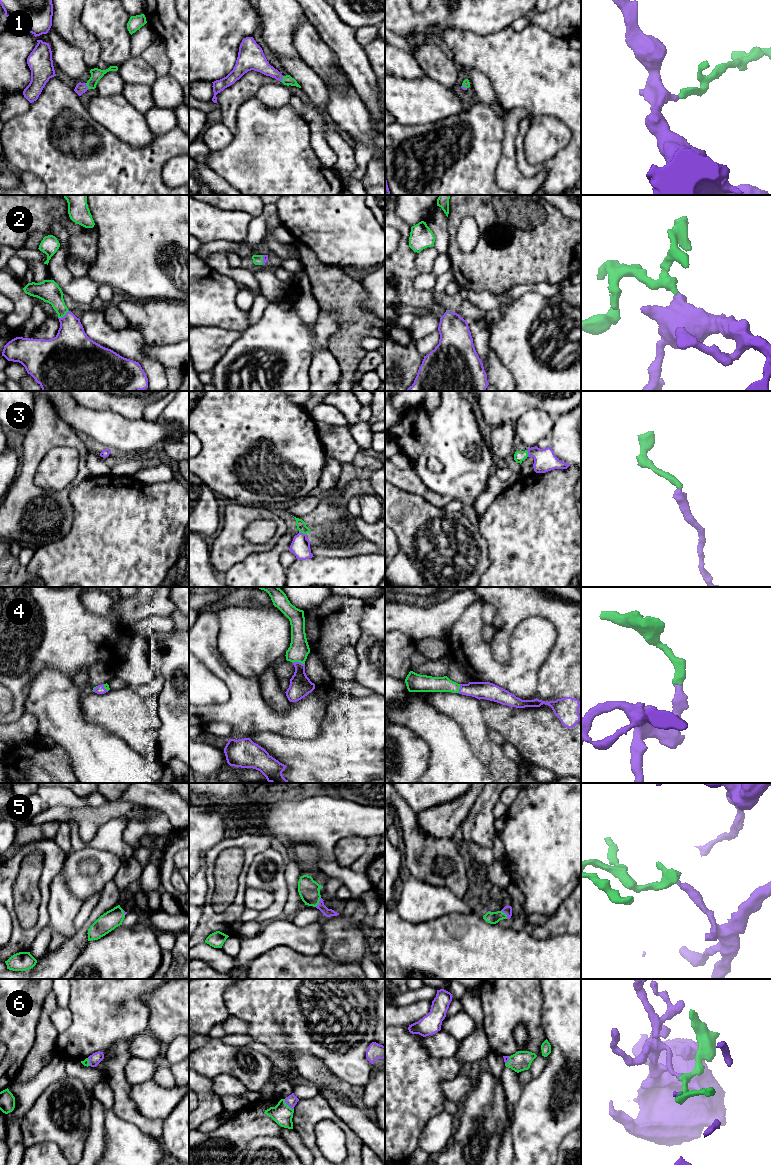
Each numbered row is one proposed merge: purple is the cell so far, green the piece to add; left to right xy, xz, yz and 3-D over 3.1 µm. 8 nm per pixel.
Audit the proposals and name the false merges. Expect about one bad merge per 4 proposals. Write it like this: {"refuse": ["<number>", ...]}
{"refuse": []}

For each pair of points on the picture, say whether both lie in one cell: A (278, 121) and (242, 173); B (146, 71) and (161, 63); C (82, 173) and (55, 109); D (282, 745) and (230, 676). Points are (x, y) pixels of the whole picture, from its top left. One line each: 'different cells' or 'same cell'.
A: same cell
B: different cells
C: same cell
D: different cells

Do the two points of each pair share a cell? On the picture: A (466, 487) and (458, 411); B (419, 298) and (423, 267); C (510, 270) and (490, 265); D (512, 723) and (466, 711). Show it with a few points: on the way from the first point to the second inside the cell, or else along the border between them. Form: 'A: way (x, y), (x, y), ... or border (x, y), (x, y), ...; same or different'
A: way (466, 468), (466, 458), (458, 445), (458, 430); same
B: border (417, 253), (416, 268), (419, 273); different
C: way (505, 265), (495, 265); same
D: border (479, 700), (482, 716), (489, 728); different

